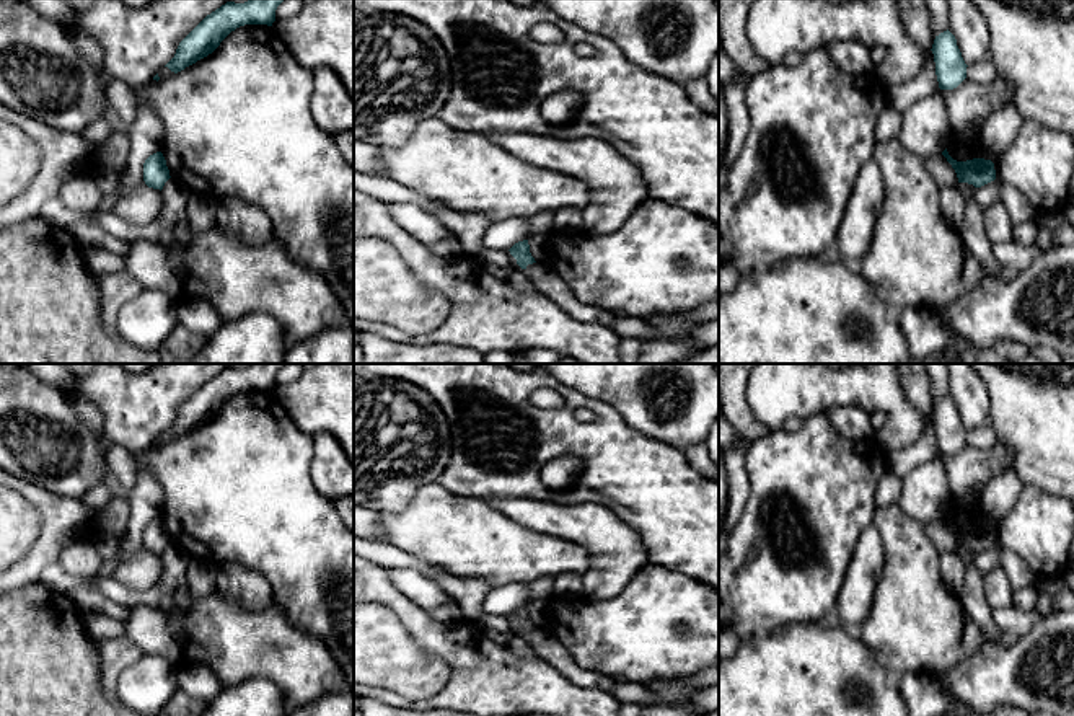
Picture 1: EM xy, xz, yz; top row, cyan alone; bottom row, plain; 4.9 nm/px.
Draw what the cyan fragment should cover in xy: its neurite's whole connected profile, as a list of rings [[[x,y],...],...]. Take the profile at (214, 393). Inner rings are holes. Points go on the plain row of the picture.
[[[249,364],[244,369],[227,367],[207,380],[178,411],[174,422],[165,431],[178,439],[212,419],[236,393],[275,387],[275,375],[285,364]]]

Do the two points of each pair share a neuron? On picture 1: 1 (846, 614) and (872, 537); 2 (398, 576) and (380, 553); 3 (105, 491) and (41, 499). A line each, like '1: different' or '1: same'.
1: same
2: different
3: different

